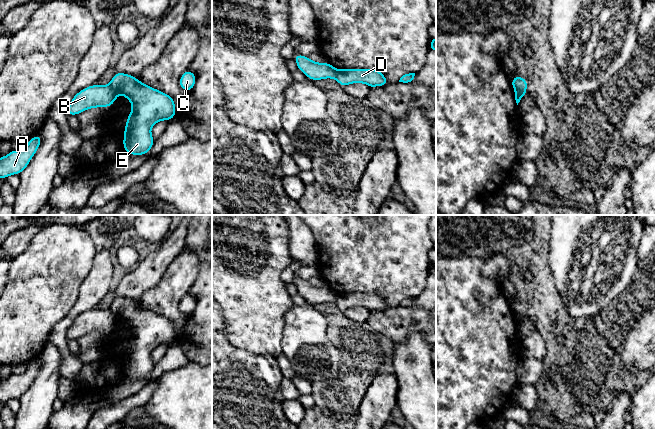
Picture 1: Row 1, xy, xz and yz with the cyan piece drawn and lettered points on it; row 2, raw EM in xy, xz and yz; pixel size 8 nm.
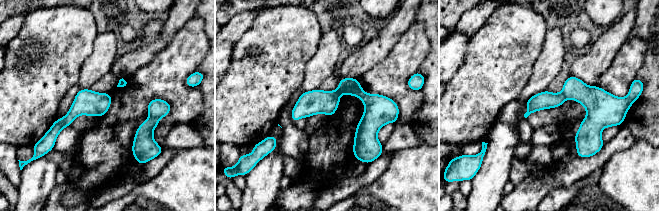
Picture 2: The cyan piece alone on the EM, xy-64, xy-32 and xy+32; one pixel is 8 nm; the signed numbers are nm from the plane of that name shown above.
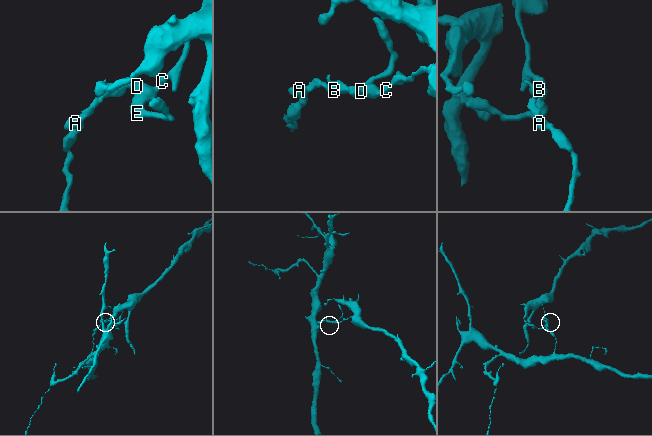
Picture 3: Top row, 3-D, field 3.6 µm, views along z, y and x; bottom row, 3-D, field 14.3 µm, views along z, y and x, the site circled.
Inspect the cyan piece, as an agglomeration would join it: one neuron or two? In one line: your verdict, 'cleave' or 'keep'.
cleave

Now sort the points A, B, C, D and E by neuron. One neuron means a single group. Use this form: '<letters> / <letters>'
A B / C D E

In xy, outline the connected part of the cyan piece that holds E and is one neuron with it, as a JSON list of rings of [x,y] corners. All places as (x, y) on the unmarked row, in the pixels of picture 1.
[[[116,296],[110,310],[132,327],[124,355],[125,376],[131,379],[147,378],[154,368],[150,356],[152,350],[161,344],[169,345],[175,341],[173,322],[143,308],[130,298]]]

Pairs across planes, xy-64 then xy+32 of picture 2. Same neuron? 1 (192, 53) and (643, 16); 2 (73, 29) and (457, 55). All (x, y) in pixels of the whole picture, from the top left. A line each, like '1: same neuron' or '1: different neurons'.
1: different neurons
2: different neurons

